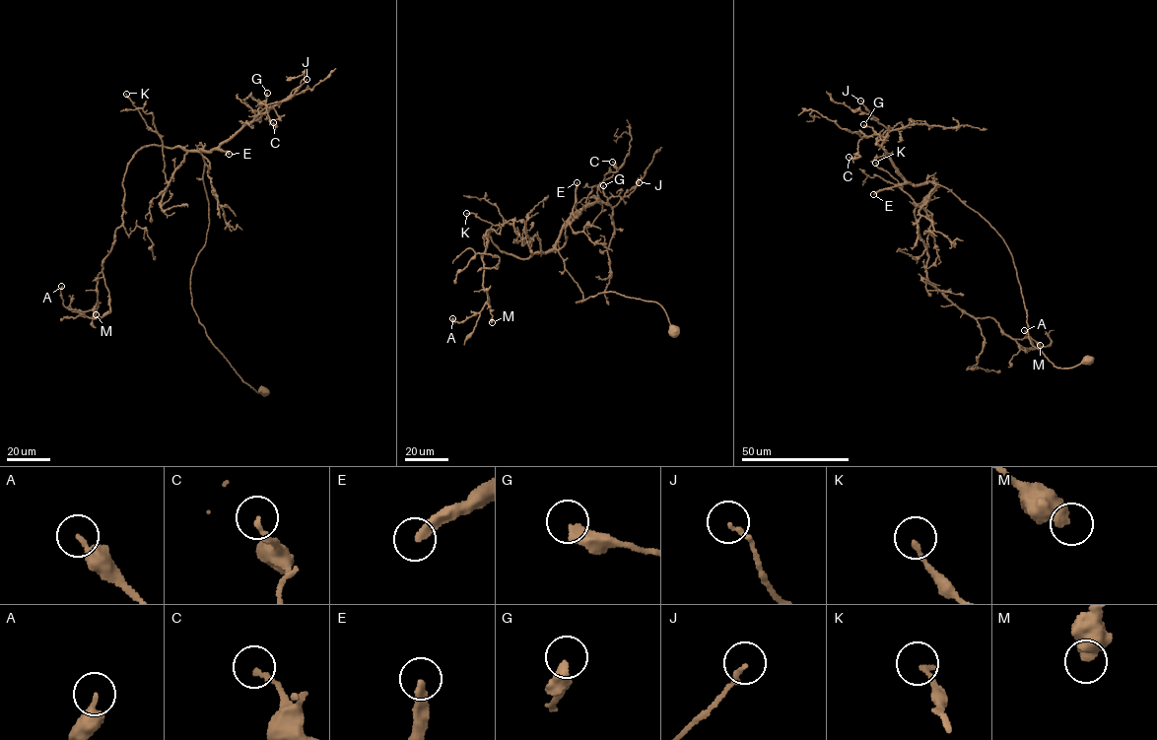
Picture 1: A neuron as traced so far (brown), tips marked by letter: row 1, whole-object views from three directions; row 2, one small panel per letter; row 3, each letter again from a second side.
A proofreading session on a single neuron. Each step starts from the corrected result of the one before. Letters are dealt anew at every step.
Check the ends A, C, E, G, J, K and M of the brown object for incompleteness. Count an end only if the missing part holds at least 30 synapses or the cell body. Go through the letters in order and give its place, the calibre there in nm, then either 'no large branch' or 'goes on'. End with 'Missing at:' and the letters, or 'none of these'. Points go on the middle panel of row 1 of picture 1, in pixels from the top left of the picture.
A: (452, 318) | 260 nm | no large branch
C: (612, 162) | 160 nm | no large branch
E: (577, 182) | 320 nm | goes on
G: (603, 185) | 440 nm | no large branch
J: (639, 182) | 150 nm | no large branch
K: (466, 213) | 170 nm | no large branch
M: (492, 322) | 550 nm | no large branch
Missing at: E

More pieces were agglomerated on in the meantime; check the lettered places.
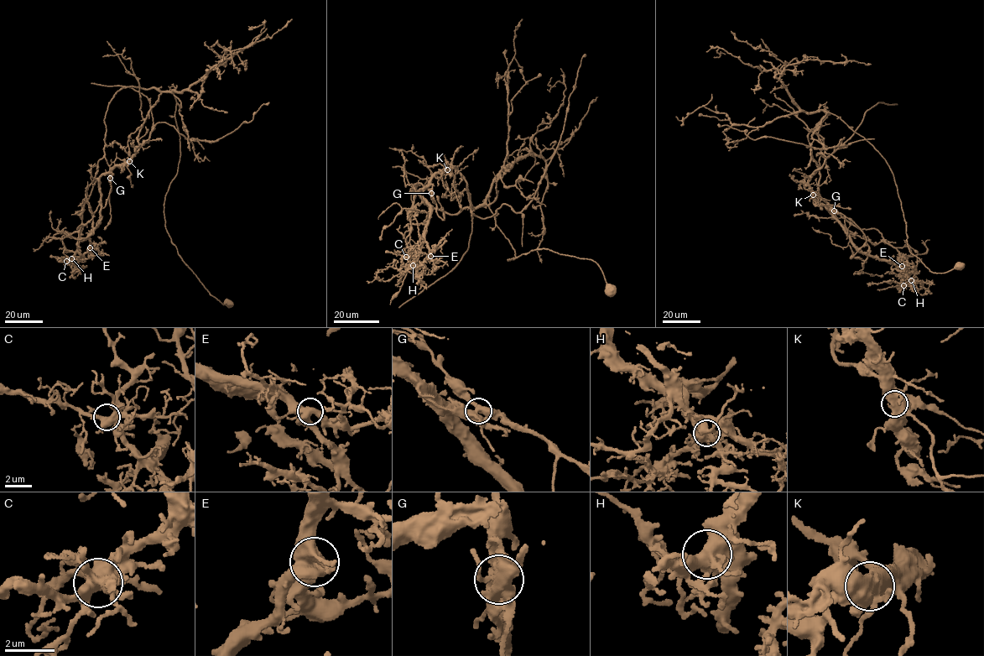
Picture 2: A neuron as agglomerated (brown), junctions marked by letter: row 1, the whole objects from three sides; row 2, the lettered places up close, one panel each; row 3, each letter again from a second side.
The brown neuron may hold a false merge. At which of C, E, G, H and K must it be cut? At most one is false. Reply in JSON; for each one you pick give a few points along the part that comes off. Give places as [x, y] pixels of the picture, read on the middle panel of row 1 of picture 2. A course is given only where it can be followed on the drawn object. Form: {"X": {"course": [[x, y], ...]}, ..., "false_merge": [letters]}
{"G": {"course": [[431, 193], [432, 177], [452, 167], [478, 217], [504, 204], [519, 212], [554, 154], [585, 55]]}, "false_merge": ["G"]}

